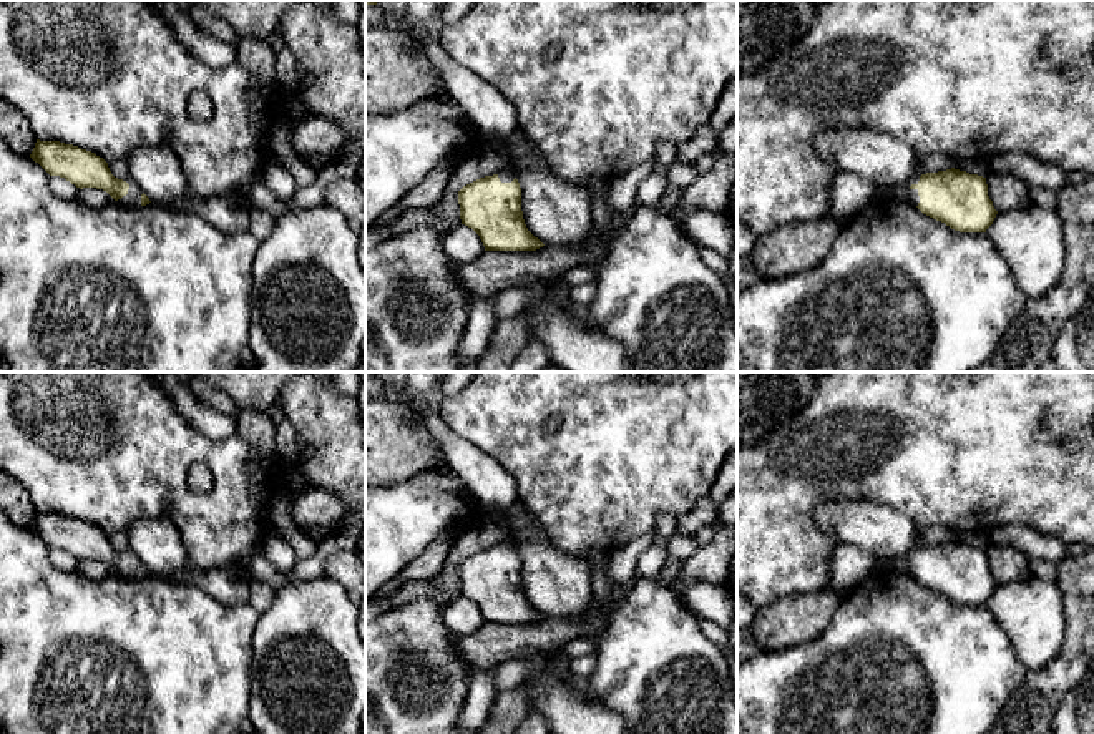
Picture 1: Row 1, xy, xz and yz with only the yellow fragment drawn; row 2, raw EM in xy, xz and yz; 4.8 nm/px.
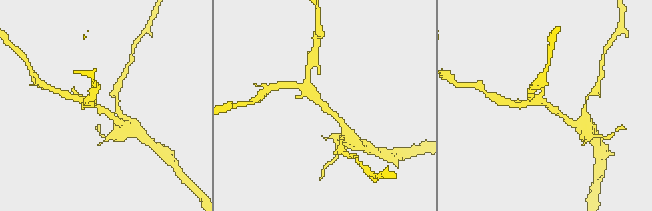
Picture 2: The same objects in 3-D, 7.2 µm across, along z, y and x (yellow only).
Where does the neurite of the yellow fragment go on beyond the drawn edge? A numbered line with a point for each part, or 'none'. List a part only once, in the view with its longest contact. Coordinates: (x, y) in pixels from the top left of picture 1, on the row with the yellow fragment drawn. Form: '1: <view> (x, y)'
1: yz (913, 198)

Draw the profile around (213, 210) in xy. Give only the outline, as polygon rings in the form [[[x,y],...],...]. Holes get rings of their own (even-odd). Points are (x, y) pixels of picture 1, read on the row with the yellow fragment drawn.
[[[226,194],[208,199],[191,199],[191,211],[222,232],[249,231],[251,206],[242,196]]]

